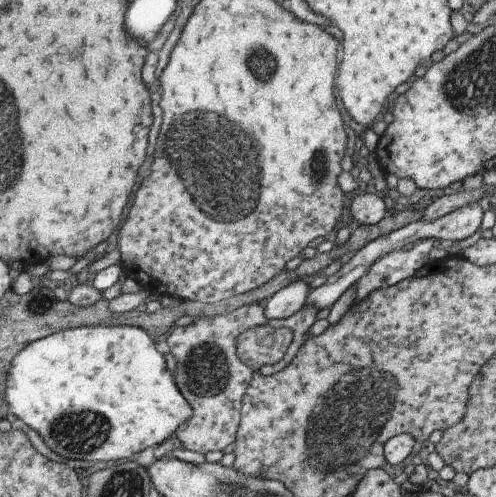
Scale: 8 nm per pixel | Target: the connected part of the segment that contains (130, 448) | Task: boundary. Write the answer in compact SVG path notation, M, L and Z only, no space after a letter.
M84 326L66 329L65 331L53 334L52 336L38 340L34 344L30 344L24 352L20 352L12 364L10 370L10 380L8 380L8 404L14 410L14 414L18 418L24 420L28 426L36 428L36 432L46 440L46 444L62 454L68 460L82 459L90 462L106 462L110 460L128 460L134 454L144 452L146 448L158 447L170 436L176 434L176 430L186 422L186 420L194 420L196 418L196 410L194 406L188 402L188 398L184 396L184 392L178 388L176 384L176 373L172 374L168 370L166 364L165 351L162 346L156 344L156 338L150 332L137 326Z

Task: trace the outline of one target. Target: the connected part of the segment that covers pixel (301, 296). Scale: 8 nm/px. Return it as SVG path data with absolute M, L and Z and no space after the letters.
M304 279L284 288L266 302L266 317L272 321L284 321L299 314L305 308L304 304L311 290Z

